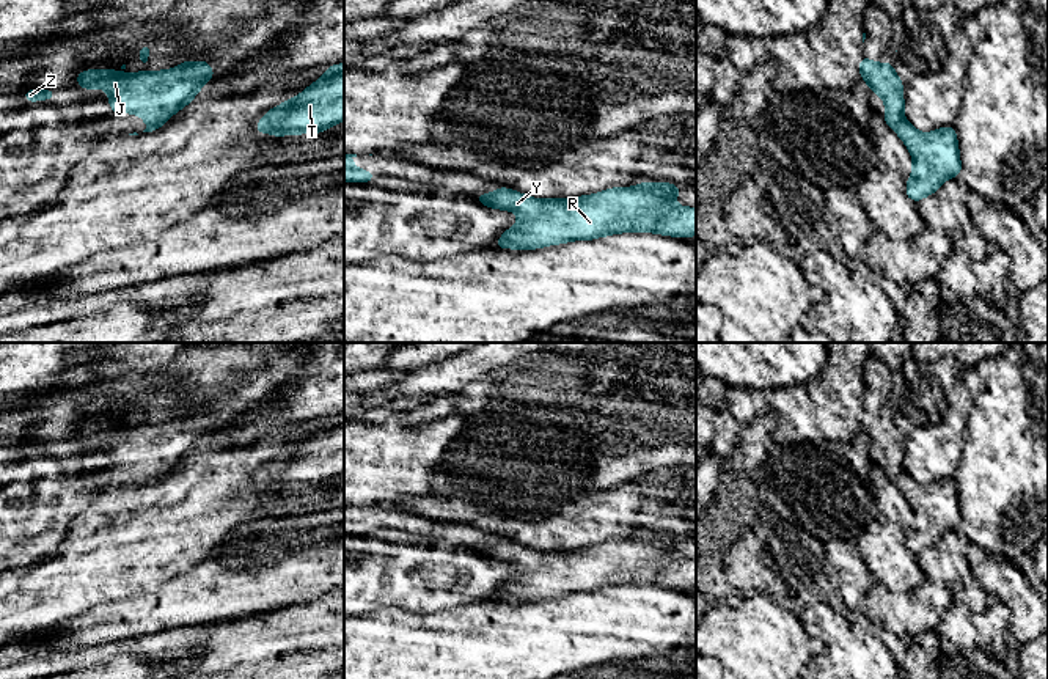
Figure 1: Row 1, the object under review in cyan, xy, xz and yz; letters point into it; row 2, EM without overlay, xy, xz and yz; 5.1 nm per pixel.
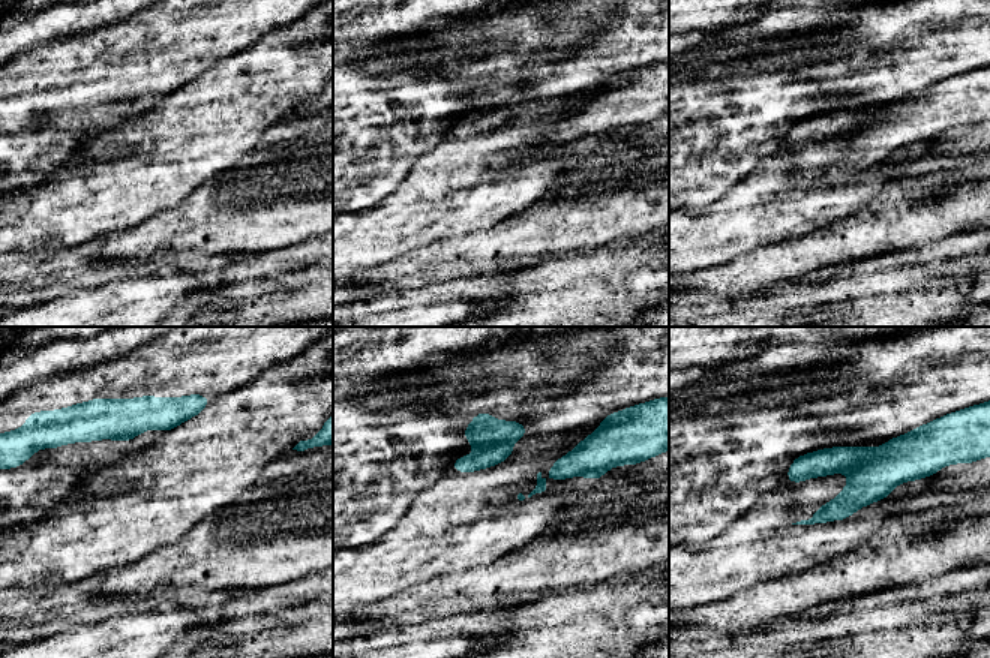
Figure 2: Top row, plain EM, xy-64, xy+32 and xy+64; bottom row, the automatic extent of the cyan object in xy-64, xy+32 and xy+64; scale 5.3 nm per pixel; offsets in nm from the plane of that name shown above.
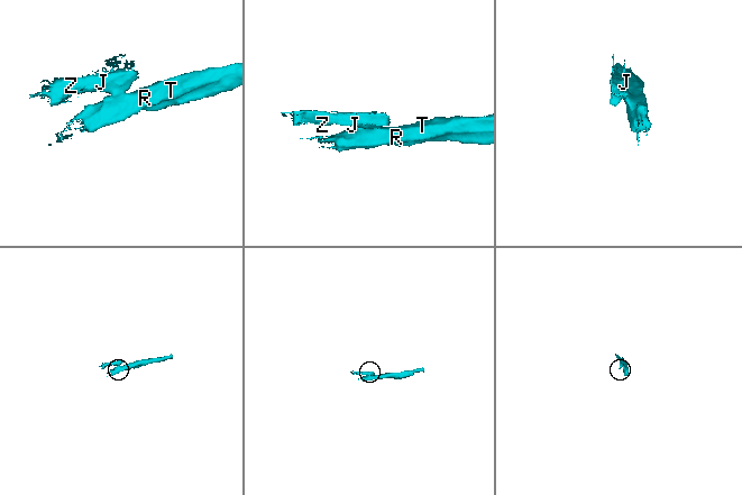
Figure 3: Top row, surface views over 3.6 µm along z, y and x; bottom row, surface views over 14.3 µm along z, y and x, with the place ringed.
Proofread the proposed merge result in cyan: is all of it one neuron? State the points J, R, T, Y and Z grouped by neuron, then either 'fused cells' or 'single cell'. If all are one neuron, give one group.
groups J Z / R T Y; fused cells

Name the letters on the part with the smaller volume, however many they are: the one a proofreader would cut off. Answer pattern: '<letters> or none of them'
J, Z

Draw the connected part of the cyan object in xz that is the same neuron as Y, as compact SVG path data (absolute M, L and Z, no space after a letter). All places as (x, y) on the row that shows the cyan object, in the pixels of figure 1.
M639 182L635 187L613 187L569 200L537 200L498 189L476 195L475 200L519 215L519 223L501 234L495 248L536 250L635 231L696 236L696 207L674 204L680 189L669 182Z

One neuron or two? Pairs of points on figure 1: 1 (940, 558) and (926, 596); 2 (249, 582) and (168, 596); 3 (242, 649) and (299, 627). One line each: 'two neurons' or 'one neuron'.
1: two neurons
2: one neuron
3: one neuron

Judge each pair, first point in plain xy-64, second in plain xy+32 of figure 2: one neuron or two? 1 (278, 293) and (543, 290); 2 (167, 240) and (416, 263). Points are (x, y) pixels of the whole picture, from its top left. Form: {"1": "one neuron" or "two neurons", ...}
{"1": "one neuron", "2": "one neuron"}

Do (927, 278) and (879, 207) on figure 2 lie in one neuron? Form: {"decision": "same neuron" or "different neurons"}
{"decision": "different neurons"}

